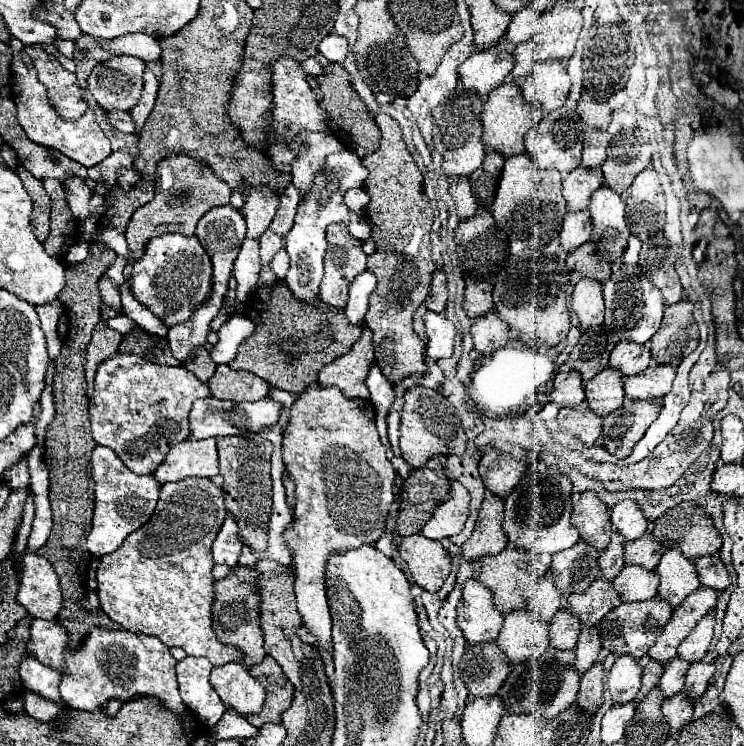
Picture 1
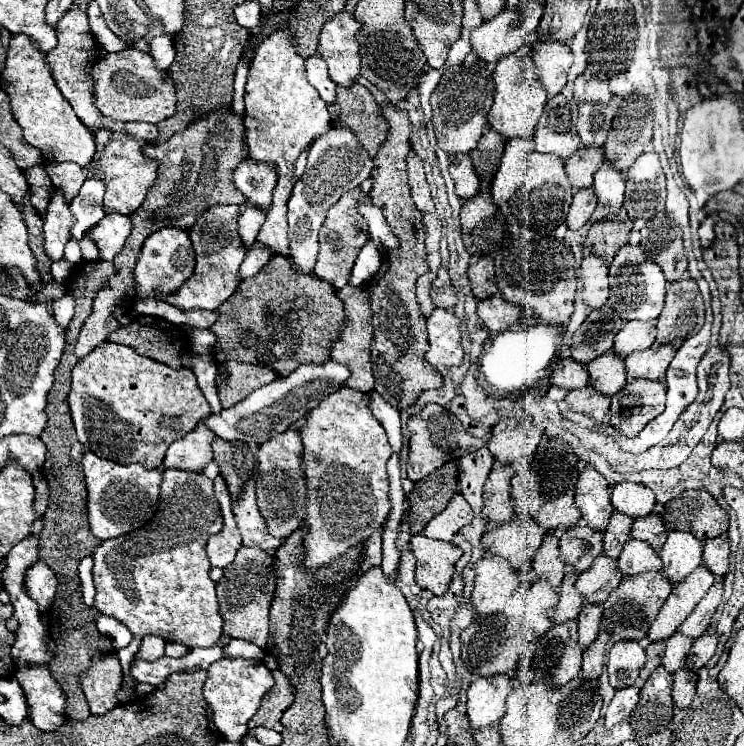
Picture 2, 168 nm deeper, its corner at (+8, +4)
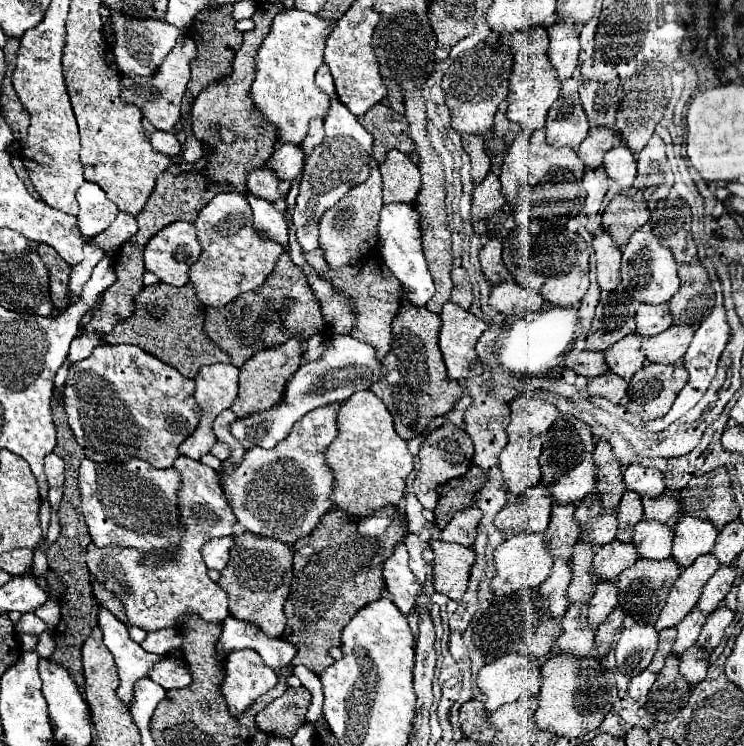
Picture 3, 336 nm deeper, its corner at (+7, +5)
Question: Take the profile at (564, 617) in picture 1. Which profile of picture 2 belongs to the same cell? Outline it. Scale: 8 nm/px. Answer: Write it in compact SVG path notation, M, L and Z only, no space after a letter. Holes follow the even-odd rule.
M567 570L559 590L559 602L555 604L555 608L551 610L549 618L553 624L565 624L565 622L571 622L577 618L581 606L583 606L583 598L581 594L575 590L575 580L577 580L577 574L573 574L573 570Z

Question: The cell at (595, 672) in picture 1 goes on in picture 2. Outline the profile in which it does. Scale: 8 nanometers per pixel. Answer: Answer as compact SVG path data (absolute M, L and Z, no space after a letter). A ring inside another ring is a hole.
M599 632L599 638L583 652L583 668L581 676L585 680L597 680L603 670L603 658L605 658L605 644L607 644L609 632Z

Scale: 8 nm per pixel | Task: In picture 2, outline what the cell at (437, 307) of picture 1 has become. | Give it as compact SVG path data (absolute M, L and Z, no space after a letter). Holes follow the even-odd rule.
M441 268L437 278L433 280L433 290L431 290L431 298L433 298L433 304L437 308L453 308L455 302L457 302L457 296L455 296L455 290L451 286L451 280L449 280L449 274L447 274L447 268Z

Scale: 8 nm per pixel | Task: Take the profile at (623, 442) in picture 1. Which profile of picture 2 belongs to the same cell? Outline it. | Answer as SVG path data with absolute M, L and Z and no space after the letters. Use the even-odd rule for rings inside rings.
M631 380L625 390L617 392L611 398L611 408L609 408L609 424L621 432L625 438L637 436L645 424L653 418L657 418L665 410L665 384L663 382L649 382L649 380Z

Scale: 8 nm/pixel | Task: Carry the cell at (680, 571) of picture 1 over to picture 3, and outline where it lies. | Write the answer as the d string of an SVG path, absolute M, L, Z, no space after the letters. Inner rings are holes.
M682 517L676 523L676 535L674 535L674 549L672 557L680 565L680 569L686 569L692 565L692 561L704 553L710 553L714 547L714 541L718 537L720 529L698 517Z

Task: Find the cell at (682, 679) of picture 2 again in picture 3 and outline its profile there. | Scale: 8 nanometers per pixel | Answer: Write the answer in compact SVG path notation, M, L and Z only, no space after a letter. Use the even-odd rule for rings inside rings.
M692 645L680 657L680 673L686 677L690 685L700 683L706 677L708 669L708 653L700 645Z

